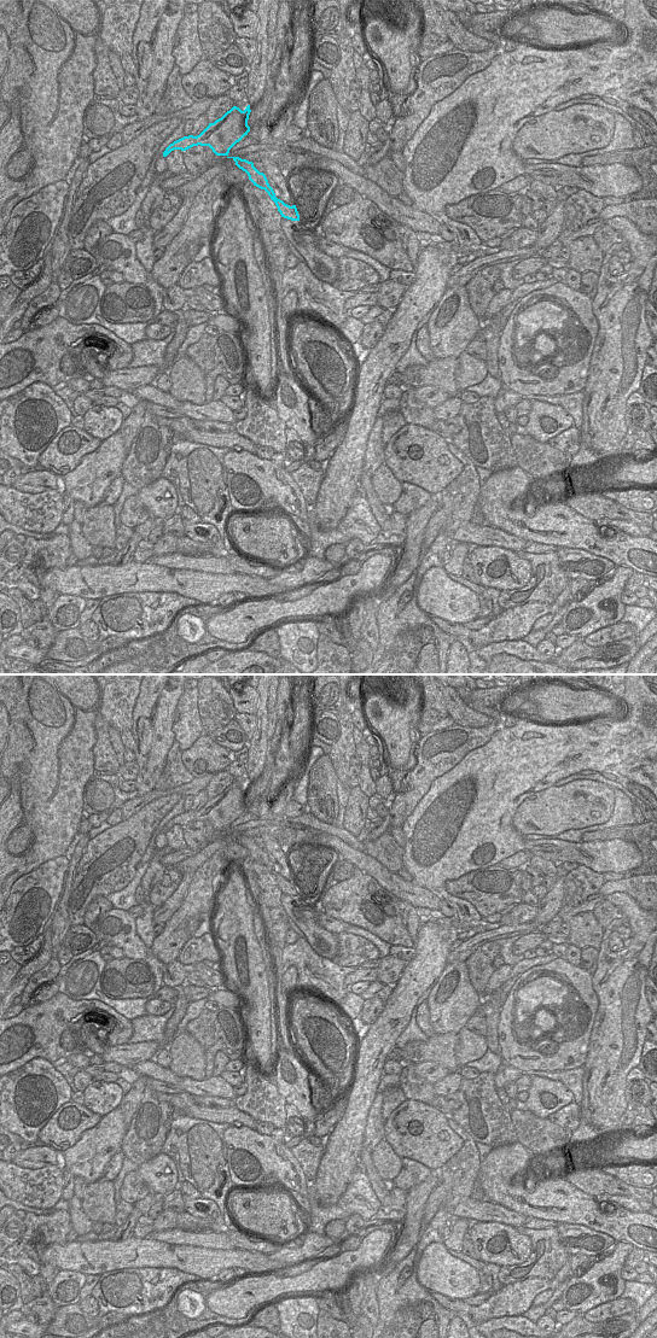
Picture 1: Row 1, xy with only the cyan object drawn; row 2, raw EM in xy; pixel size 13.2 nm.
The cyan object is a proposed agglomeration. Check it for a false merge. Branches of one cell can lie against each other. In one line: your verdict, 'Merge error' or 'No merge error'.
Merge error

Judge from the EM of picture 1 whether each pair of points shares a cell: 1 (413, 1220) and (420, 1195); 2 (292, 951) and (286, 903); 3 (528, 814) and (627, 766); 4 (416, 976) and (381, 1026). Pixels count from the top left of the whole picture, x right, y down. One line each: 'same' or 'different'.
1: same
2: different
3: different
4: same

